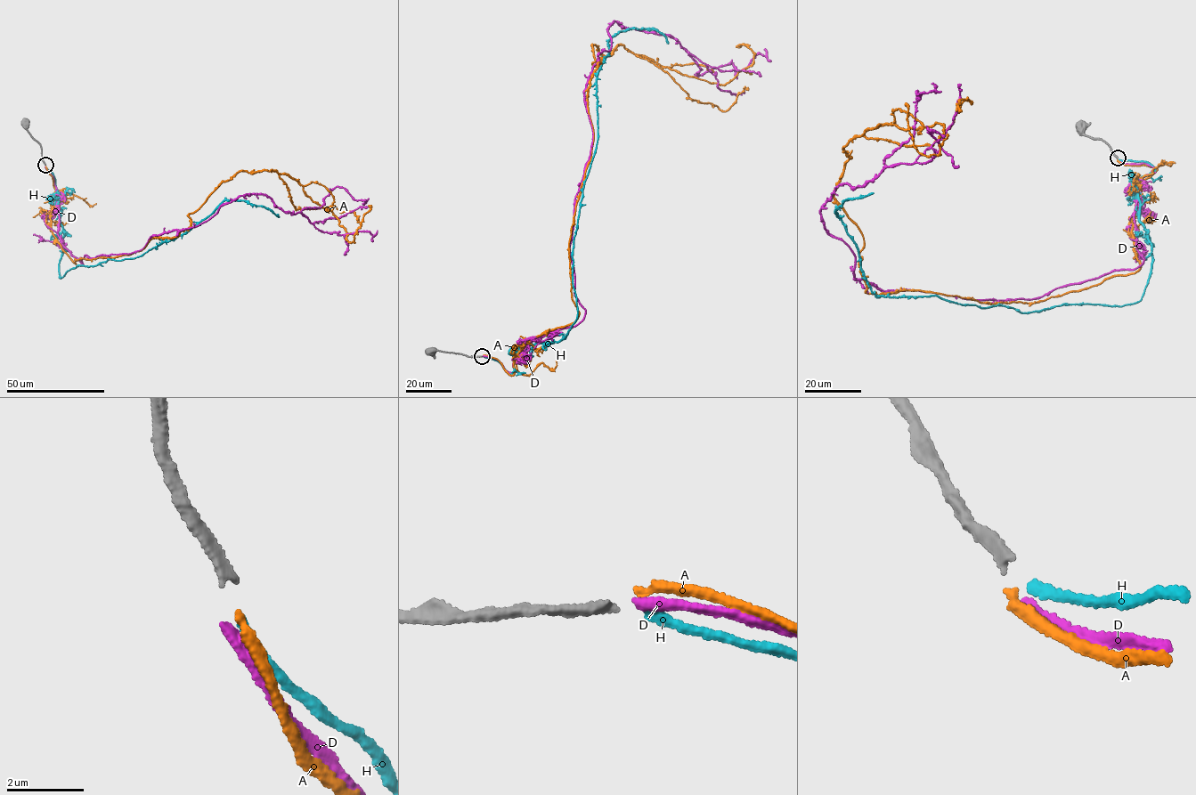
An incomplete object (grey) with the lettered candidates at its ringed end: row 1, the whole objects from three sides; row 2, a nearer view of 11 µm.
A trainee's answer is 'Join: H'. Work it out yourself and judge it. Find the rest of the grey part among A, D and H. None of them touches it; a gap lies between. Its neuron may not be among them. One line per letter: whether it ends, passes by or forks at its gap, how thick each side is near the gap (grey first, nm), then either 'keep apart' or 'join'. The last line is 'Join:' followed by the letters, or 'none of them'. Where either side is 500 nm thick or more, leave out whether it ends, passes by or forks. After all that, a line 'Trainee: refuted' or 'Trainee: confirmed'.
A: it ends; calibres 260 and 240 nm; keep apart
D: it ends; calibres 260 and 320 nm; keep apart
H: it ends; calibres 260 and 240 nm; join
Join: H
Trainee: confirmed

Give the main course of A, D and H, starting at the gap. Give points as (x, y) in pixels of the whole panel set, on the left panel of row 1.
A: (45, 166), (56, 191), (51, 231), (75, 263), (175, 237), (241, 171), (299, 182), (350, 242), (369, 205)
D: (45, 166), (58, 236), (83, 264), (196, 227), (241, 195), (293, 214), (337, 186), (368, 198)
H: (45, 166), (61, 213), (61, 278), (79, 264), (142, 255), (225, 199), (279, 217)

